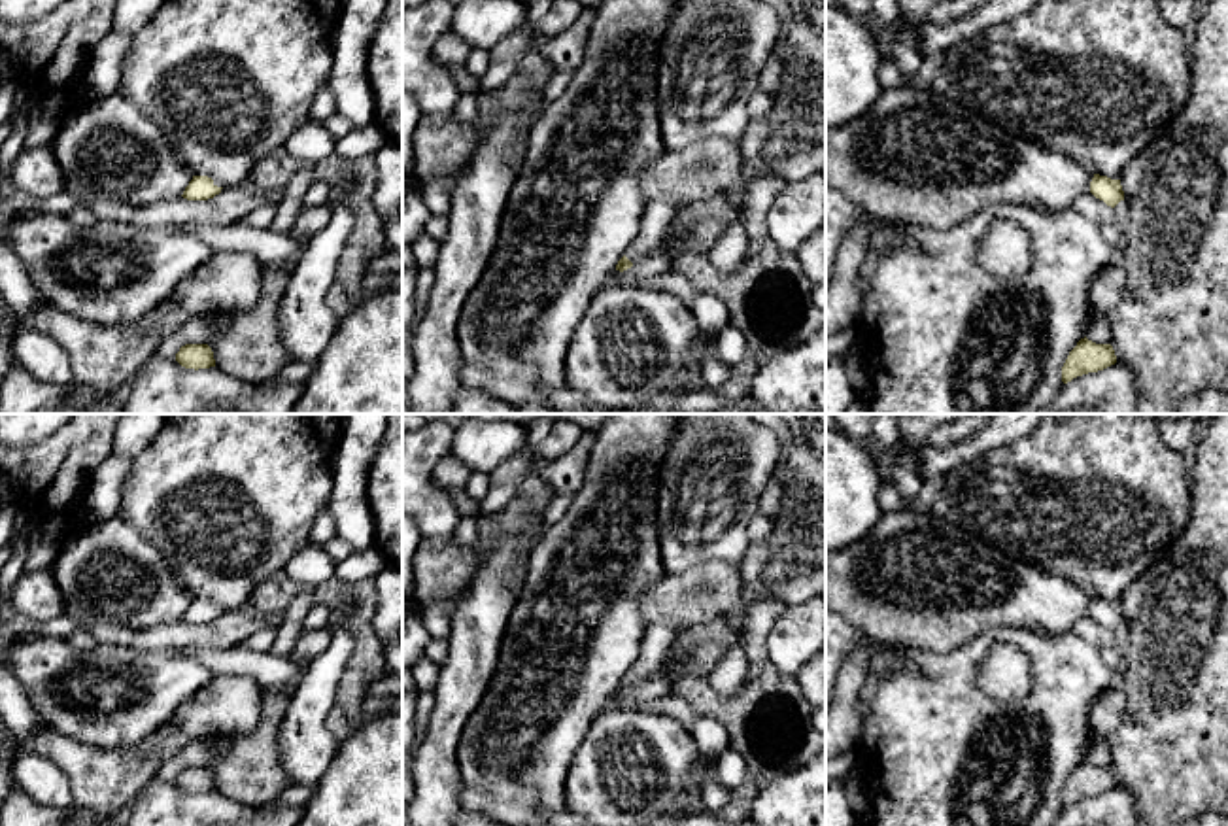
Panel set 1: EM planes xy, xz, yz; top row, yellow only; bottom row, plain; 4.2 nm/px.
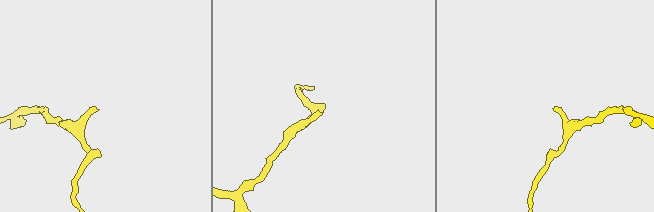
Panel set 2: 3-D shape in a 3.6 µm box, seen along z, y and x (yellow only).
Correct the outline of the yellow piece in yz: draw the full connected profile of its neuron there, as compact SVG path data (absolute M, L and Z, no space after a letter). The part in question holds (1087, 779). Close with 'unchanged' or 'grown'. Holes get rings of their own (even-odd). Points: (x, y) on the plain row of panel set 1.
M1086 760L1077 766L1062 790L1062 805L1067 807L1077 800L1103 794L1117 786L1111 767L1096 767Z; unchanged

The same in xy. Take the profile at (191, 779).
M185 767L176 777L176 784L185 792L210 792L215 790L213 775L208 767Z; unchanged

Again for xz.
M659 622L646 628L639 660L635 665L623 675L623 680L618 684L616 694L623 696L631 692L635 686L640 686L650 675L661 667L669 650L674 645L674 639L684 628L678 622Z; grown

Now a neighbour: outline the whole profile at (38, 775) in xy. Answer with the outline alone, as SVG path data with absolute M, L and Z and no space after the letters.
M26 749L13 762L13 777L36 803L68 809L72 807L72 788L66 773L43 752Z

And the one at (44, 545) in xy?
M42 520L28 539L25 573L49 569L60 552L66 531L57 529L55 520Z

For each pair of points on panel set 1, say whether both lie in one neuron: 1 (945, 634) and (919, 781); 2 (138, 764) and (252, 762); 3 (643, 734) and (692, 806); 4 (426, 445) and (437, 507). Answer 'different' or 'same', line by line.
1: different
2: different
3: different
4: same

